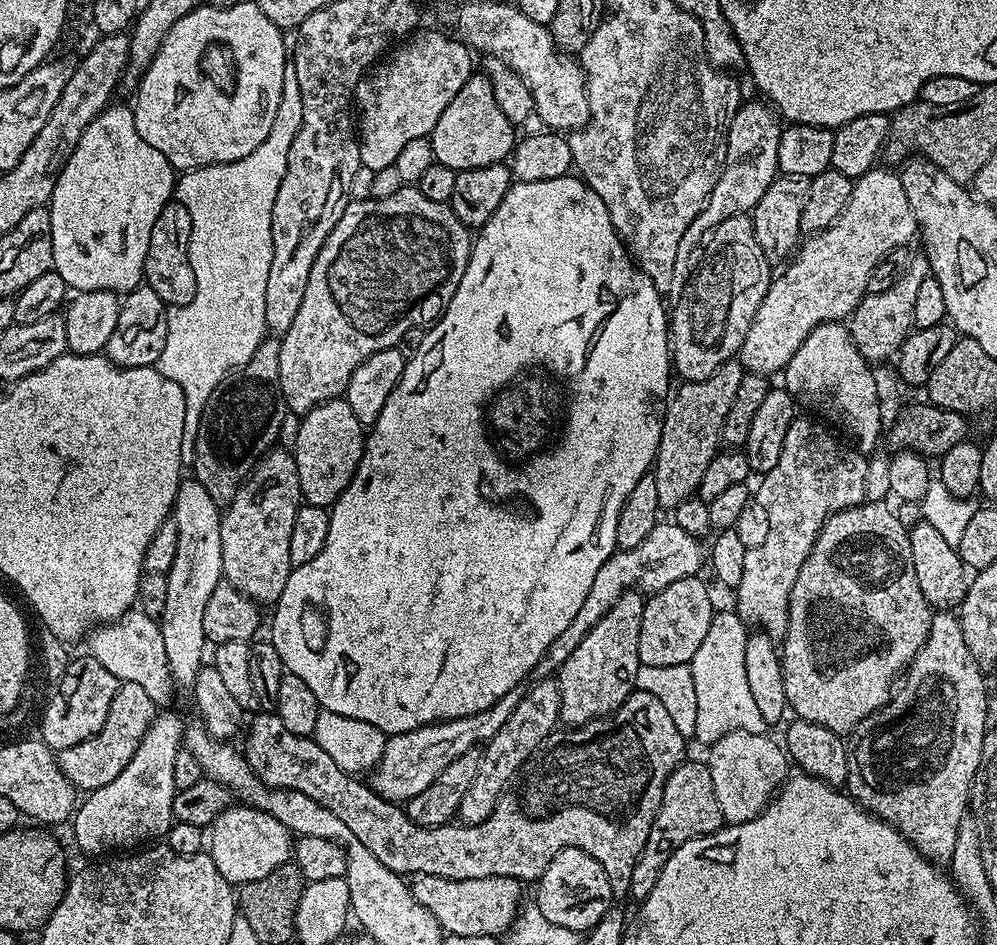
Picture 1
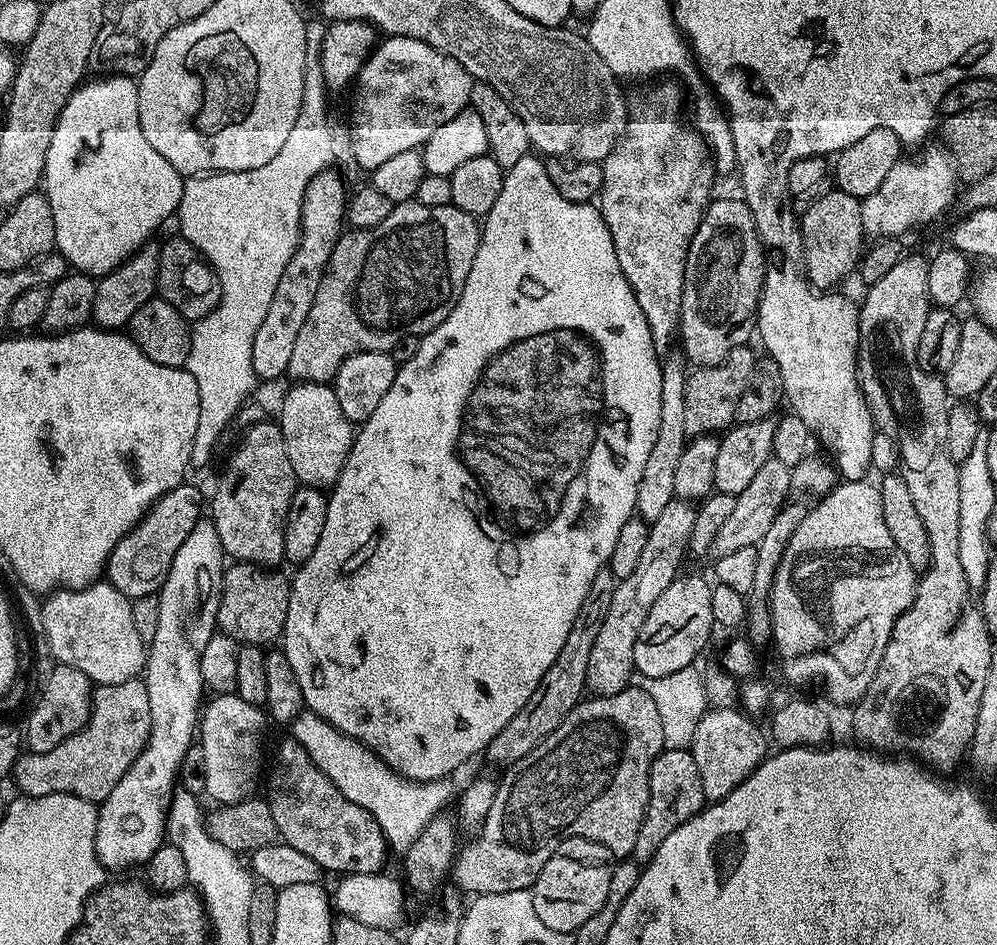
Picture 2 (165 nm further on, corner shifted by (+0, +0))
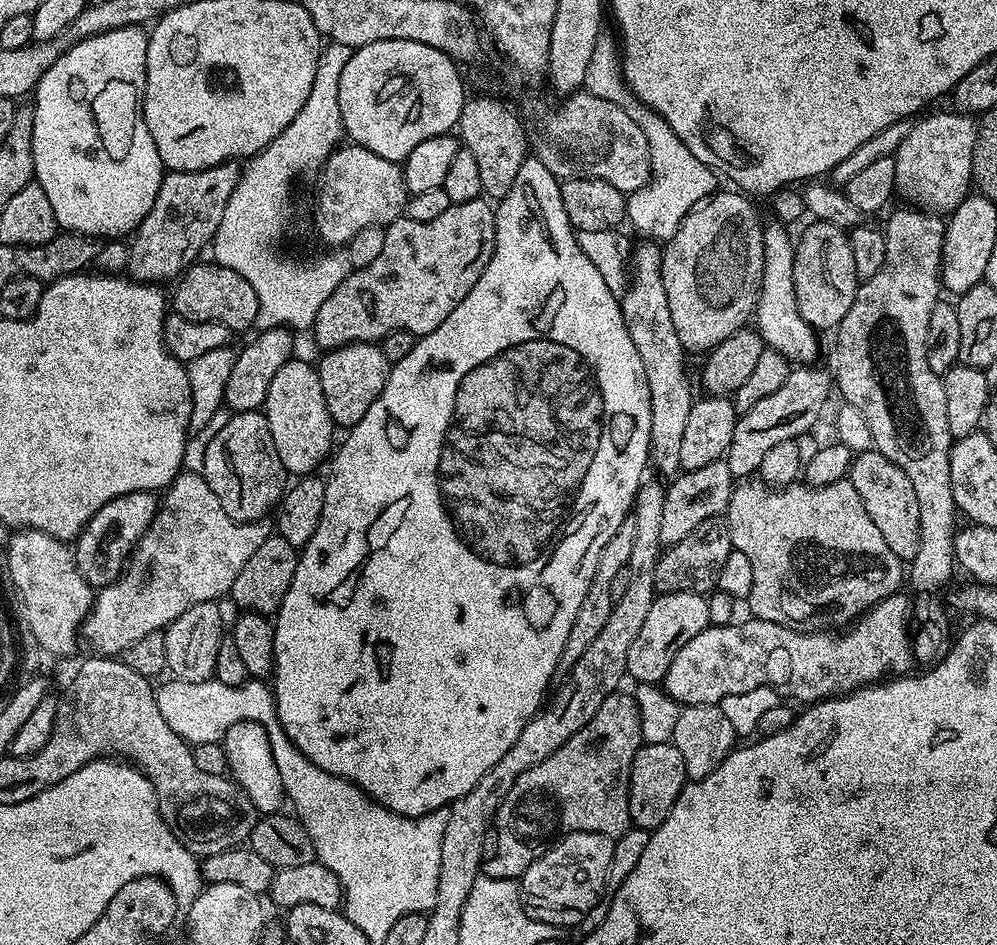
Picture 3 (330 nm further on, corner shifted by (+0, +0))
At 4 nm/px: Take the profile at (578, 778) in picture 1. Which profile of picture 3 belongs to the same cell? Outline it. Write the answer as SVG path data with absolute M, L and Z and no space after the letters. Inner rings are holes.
M617 690L612 693L610 698L606 698L606 702L602 702L602 706L598 706L598 714L594 714L594 718L590 718L590 722L586 722L586 726L582 726L582 730L578 730L578 734L574 734L574 738L570 738L570 742L566 742L566 746L562 746L554 754L550 754L550 758L538 762L538 766L530 766L530 770L526 770L526 774L522 774L514 782L514 786L510 786L510 794L506 794L506 798L501 802L500 808L496 811L496 816L492 819L492 827L489 828L488 837L484 843L483 875L502 878L503 880L516 880L523 876L524 871L535 860L542 858L542 854L548 852L553 841L570 832L593 832L594 834L608 836L612 841L615 841L622 834L626 834L628 829L633 827L633 822L630 818L628 787L630 786L630 774L634 766L634 758L638 754L640 747L642 747L640 710L636 704L636 697L629 693L627 696L624 690Z

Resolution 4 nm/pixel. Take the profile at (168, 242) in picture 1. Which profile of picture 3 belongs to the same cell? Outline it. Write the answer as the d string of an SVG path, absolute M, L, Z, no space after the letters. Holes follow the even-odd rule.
M197 262L185 267L178 283L176 293L170 296L170 304L175 315L190 318L190 322L214 322L232 329L233 333L244 332L252 323L260 320L260 303L254 286L234 270L215 262Z

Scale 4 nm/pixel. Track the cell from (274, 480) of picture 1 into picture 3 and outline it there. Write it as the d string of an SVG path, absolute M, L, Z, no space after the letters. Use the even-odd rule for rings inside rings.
M263 411L237 412L229 417L204 448L202 475L210 490L218 494L222 510L226 510L230 518L248 524L251 520L265 519L269 515L267 512L271 513L279 505L286 491L286 473Z

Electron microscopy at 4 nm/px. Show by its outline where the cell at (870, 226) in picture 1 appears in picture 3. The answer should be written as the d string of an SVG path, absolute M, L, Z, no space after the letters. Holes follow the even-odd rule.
M955 110L947 111L936 112L933 116L921 115L915 121L917 124L901 138L900 145L894 149L896 192L909 196L912 199L909 201L923 209L935 210L940 214L953 212L973 187L972 159L978 127L971 115Z

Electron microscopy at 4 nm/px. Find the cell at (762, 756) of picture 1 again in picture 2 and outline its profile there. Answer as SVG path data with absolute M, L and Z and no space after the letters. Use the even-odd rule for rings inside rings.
M736 706L713 707L698 722L690 751L694 762L698 762L705 801L715 802L733 792L769 755L769 741L756 724L753 717Z

